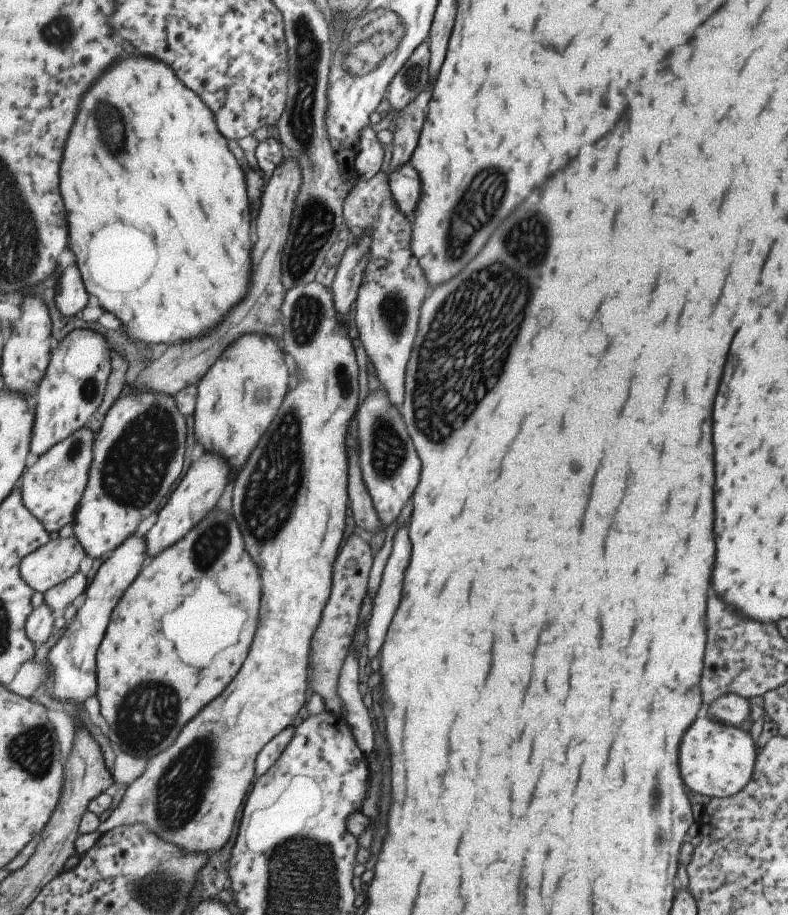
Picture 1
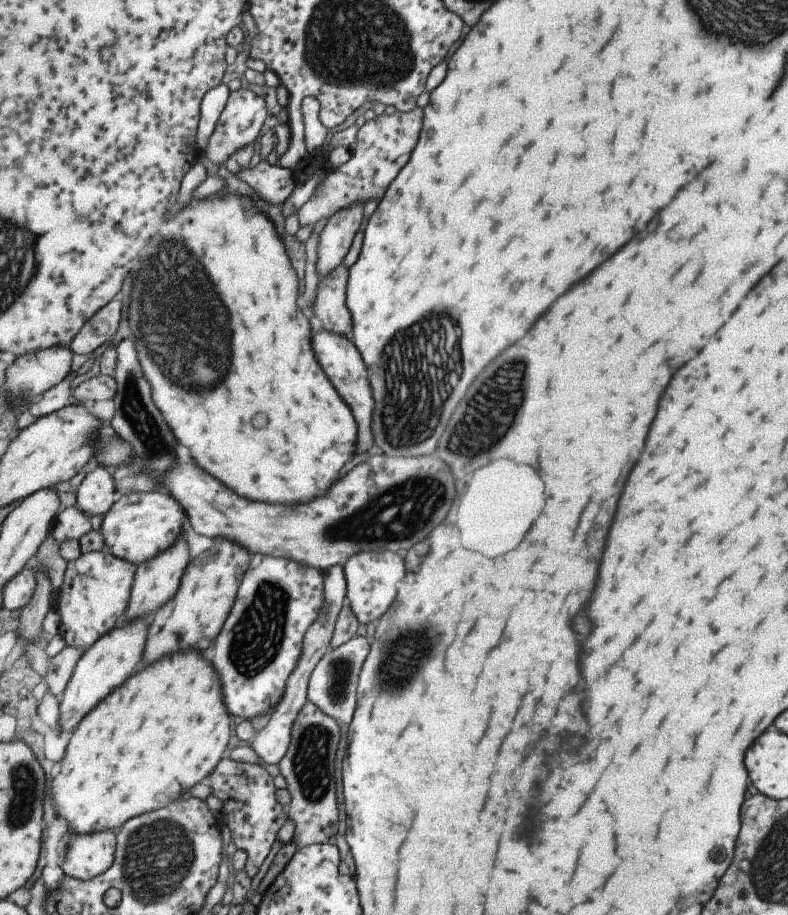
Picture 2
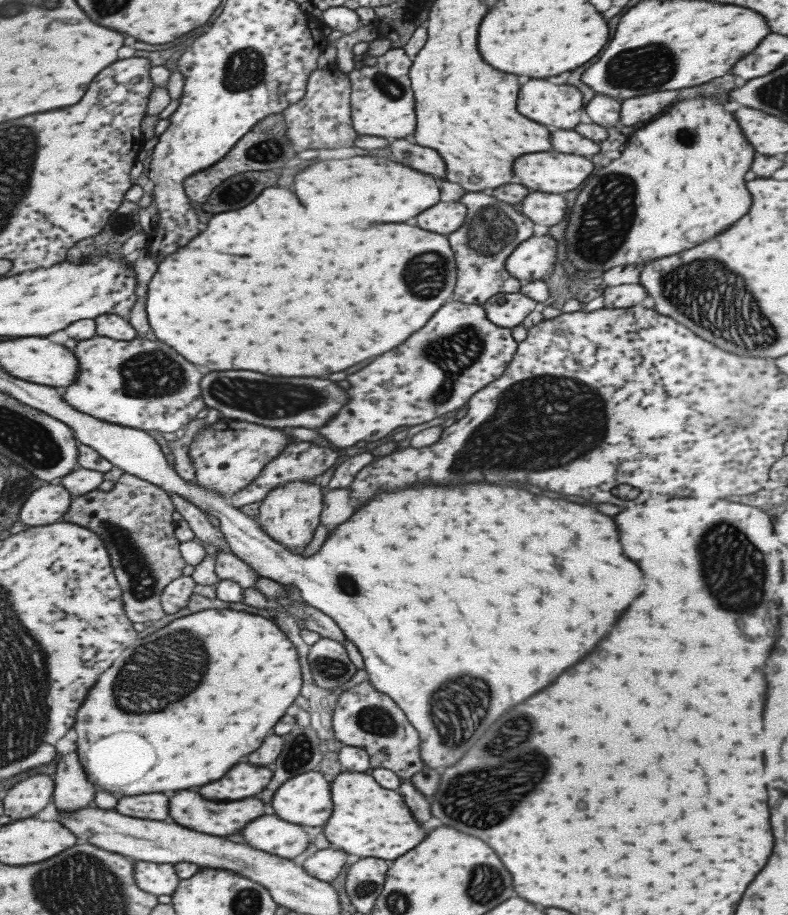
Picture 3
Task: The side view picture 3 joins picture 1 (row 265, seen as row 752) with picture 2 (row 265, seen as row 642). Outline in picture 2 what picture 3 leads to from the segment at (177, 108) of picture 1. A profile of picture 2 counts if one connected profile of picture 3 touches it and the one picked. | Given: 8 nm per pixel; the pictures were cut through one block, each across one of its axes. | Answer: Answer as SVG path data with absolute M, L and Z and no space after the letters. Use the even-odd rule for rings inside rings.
M227 194L227 196L211 196L205 200L193 200L191 204L169 212L165 216L165 222L153 234L153 242L147 242L147 248L141 252L137 266L133 266L133 302L129 310L129 326L133 340L137 344L137 352L145 370L145 376L149 384L153 386L153 400L163 412L163 424L169 432L169 436L179 442L181 446L187 446L193 454L193 462L197 462L201 468L209 470L217 480L233 488L237 494L241 494L247 500L263 502L263 504L279 504L279 506L299 506L301 500L319 500L325 494L333 490L337 484L339 472L345 468L345 464L353 458L357 450L357 422L353 418L351 408L343 402L331 380L327 378L325 370L319 366L313 344L311 344L311 322L299 308L299 272L297 266L293 266L289 258L285 242L281 240L277 232L277 224L271 220L269 212L261 210L251 196L241 194Z

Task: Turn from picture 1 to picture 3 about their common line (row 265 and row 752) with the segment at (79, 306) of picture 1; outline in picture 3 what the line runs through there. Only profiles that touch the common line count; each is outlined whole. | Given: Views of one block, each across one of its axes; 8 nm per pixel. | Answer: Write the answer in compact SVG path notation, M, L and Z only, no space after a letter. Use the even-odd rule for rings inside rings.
M77 750L69 754L67 758L61 758L61 764L57 768L57 788L55 788L55 800L53 804L63 810L75 814L75 810L91 808L97 804L99 788L93 786L79 762Z

